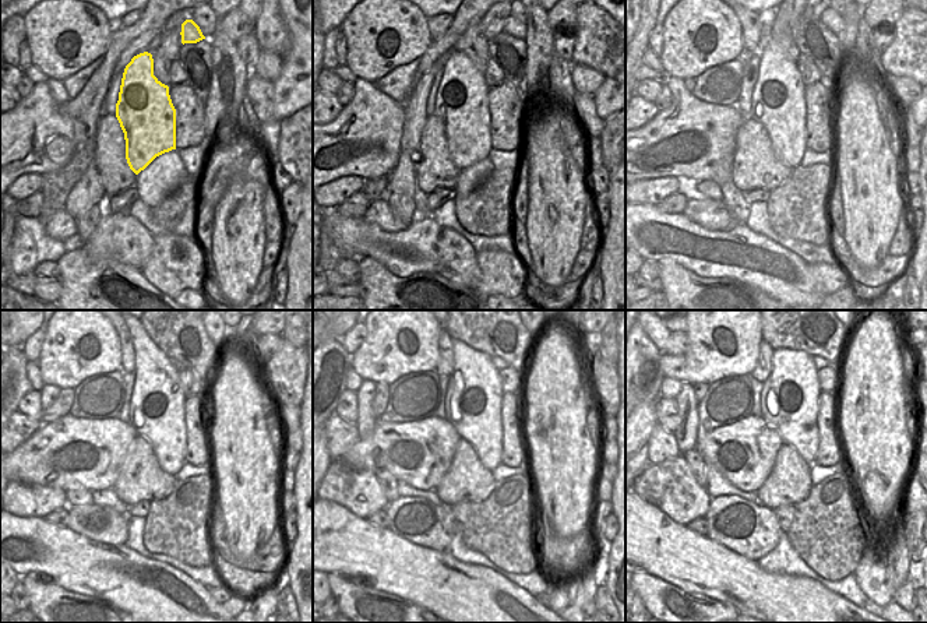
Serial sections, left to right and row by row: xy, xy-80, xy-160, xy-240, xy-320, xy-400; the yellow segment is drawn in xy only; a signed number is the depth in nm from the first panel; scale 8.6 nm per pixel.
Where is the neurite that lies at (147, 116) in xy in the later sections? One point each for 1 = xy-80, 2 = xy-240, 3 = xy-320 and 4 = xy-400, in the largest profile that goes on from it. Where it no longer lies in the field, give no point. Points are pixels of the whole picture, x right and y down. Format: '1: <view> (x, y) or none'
1: xy-80 (462, 98)
2: xy-240 (158, 404)
3: xy-320 (472, 405)
4: xy-400 (789, 400)

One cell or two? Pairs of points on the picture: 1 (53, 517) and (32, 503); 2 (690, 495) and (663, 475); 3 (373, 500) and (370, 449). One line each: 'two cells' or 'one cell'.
1: two cells
2: one cell
3: two cells

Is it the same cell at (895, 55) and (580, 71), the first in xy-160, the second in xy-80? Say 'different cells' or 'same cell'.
different cells

